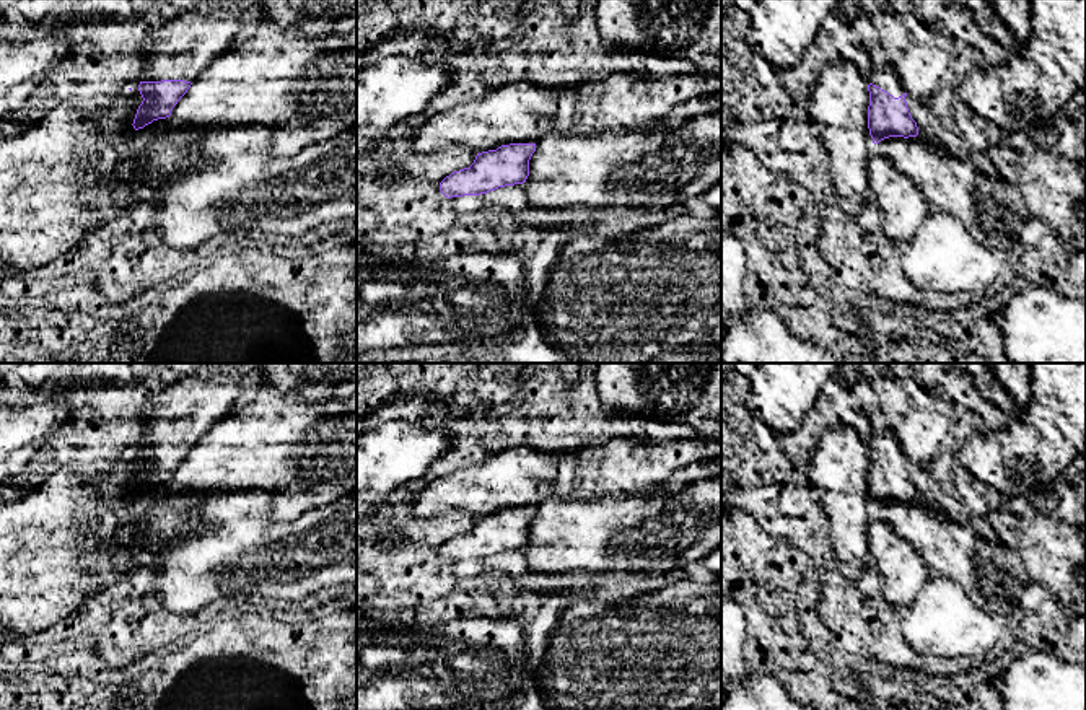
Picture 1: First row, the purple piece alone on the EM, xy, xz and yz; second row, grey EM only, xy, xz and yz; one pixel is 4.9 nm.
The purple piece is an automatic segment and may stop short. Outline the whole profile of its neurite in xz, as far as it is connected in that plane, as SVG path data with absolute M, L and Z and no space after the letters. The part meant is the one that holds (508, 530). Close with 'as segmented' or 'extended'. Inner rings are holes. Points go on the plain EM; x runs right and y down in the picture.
M510 508L497 515L477 518L469 532L446 541L440 547L444 562L480 560L498 552L526 547L529 524L536 508Z | as segmented

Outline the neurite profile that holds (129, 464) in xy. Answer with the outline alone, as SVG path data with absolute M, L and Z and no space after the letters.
M140 446L112 462L94 482L62 467L28 495L0 503L0 629L15 638L36 638L86 603L101 588L120 581L158 549L202 532L199 508L215 493L173 493L169 482L134 493L143 462ZM117 524L138 524L143 546L125 550L107 542Z

